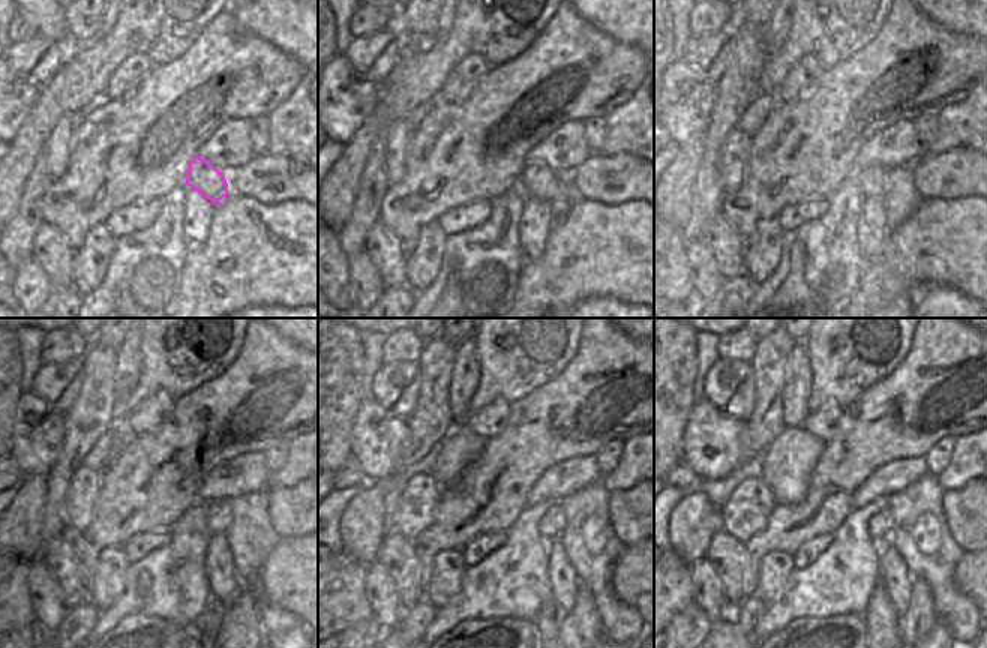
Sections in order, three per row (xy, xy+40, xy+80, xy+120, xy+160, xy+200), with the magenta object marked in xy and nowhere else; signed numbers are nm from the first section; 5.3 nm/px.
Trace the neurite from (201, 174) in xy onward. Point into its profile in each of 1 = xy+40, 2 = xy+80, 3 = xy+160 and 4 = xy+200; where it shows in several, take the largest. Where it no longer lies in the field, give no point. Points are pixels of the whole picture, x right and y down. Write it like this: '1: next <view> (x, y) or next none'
1: next xy+40 (539, 180)
2: next xy+80 (873, 180)
3: next xy+160 (551, 525)
4: next xy+200 (879, 527)

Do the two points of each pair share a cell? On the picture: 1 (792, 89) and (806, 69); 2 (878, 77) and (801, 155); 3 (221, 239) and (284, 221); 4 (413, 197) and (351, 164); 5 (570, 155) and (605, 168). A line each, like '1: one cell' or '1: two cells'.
1: one cell
2: one cell
3: one cell
4: two cells
5: two cells

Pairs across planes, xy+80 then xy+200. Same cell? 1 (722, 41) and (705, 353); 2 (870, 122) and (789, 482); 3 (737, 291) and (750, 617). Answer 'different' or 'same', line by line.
1: different
2: different
3: same

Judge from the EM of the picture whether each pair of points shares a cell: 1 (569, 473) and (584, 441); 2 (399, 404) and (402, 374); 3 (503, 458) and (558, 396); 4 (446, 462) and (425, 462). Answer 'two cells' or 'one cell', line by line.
1: two cells
2: one cell
3: one cell
4: two cells

